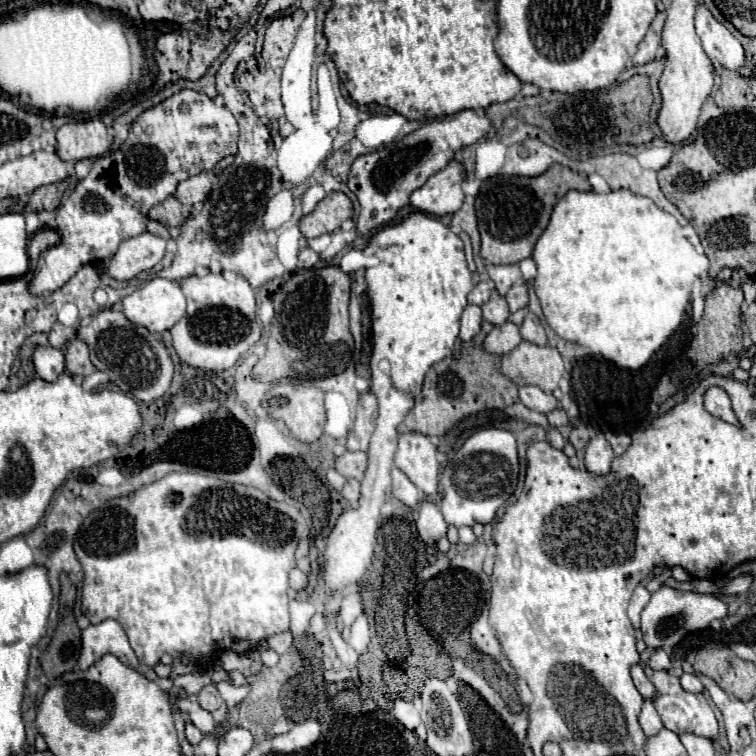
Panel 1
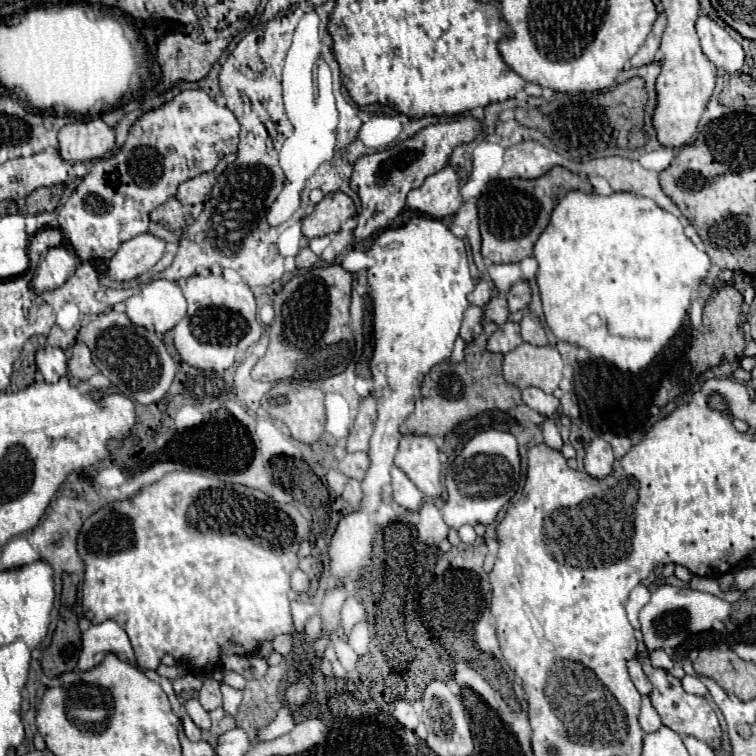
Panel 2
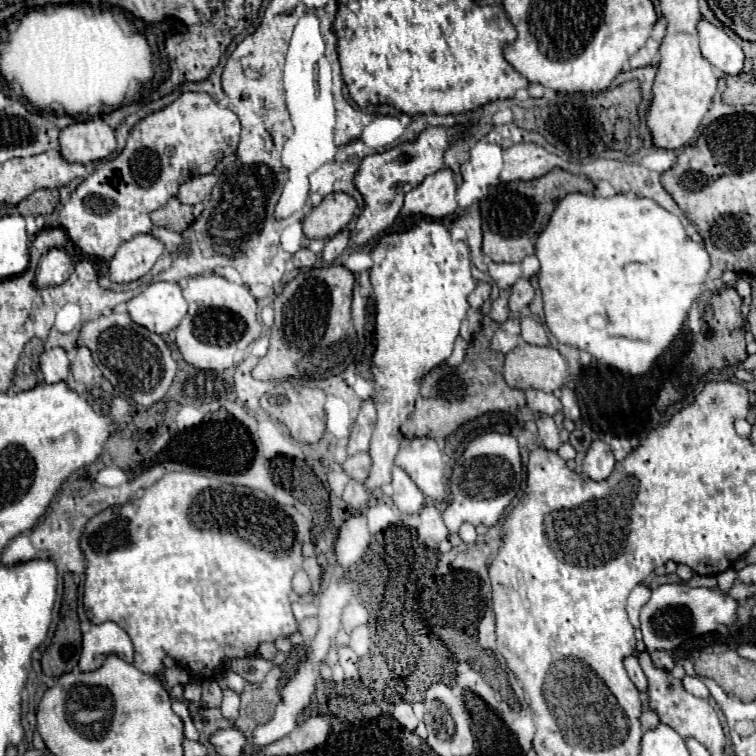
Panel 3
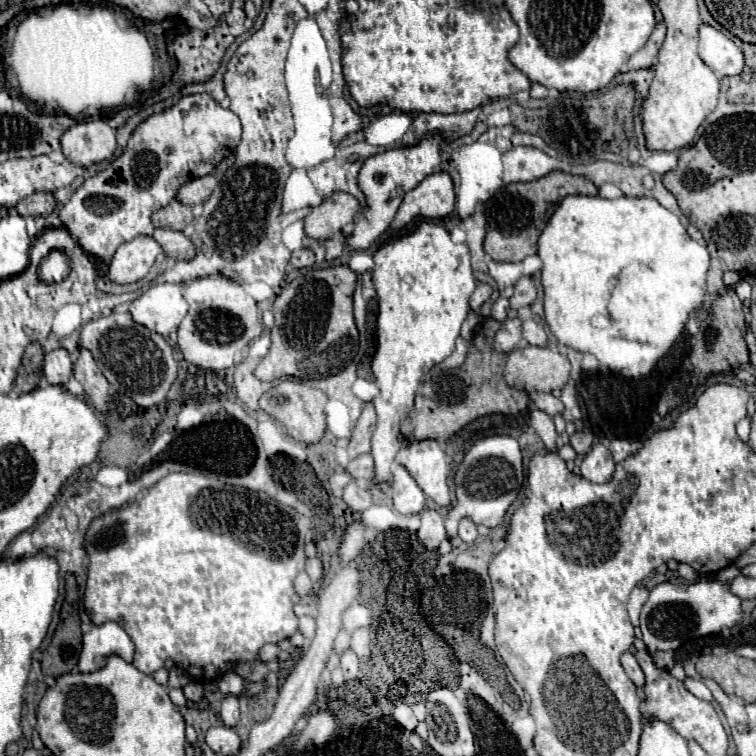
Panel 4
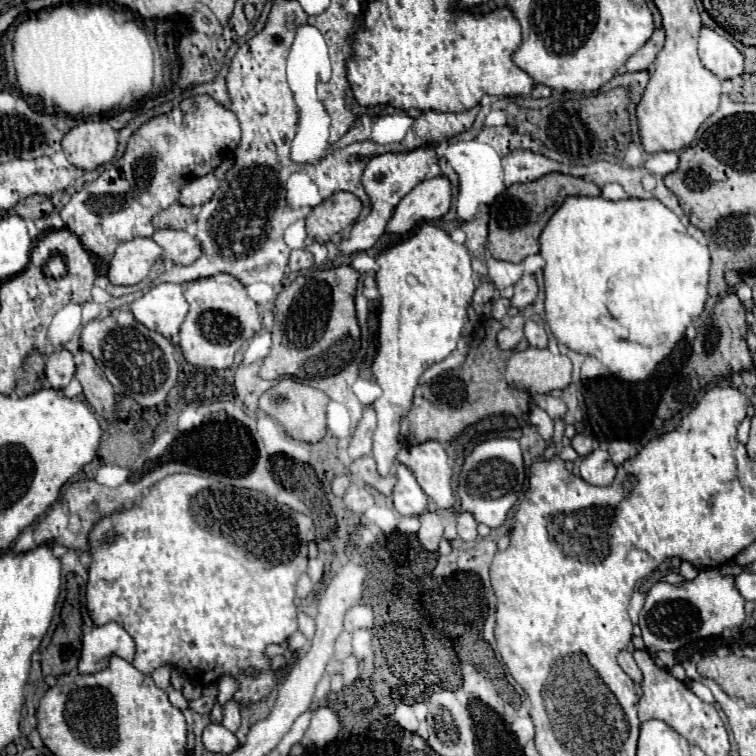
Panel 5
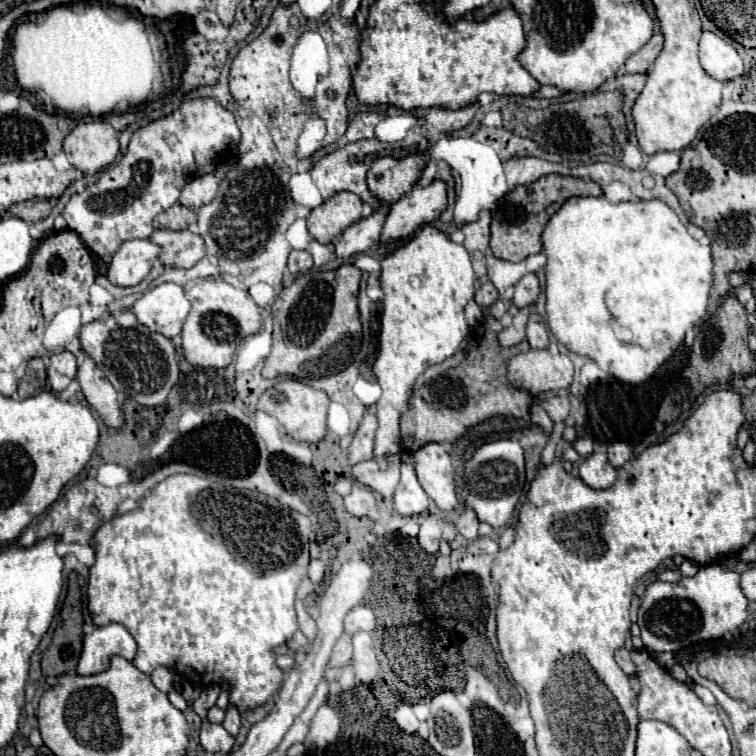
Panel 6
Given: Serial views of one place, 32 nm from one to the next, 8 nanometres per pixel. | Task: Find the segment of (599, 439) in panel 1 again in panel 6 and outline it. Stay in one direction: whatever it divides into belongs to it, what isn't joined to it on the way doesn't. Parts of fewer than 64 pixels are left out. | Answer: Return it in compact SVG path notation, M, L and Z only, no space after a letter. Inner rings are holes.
M594 452L594 454L590 454L588 458L582 460L580 478L592 488L610 488L616 482L616 468L608 462L608 454L606 452Z

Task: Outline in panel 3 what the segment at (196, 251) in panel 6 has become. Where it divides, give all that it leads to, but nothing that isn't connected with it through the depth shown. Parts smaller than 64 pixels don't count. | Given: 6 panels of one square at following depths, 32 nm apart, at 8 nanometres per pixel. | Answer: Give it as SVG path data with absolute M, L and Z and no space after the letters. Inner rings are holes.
M152 226L152 236L162 240L166 244L166 248L184 248L184 236L178 232L172 232L168 228L160 228L160 226Z

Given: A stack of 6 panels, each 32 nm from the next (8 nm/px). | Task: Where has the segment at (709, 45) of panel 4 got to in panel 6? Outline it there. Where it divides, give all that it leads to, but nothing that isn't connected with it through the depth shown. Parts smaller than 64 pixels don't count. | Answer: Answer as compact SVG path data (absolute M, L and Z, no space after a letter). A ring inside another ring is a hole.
M702 32L700 38L700 64L716 80L732 80L742 76L742 58L736 48L714 32Z

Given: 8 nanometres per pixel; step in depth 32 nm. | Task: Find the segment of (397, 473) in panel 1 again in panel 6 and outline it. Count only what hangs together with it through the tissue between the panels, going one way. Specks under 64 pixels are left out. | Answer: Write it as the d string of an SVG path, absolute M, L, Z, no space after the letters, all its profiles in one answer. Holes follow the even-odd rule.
M402 464L400 466L400 482L394 492L394 508L402 516L414 516L414 514L428 510L428 506L430 506L428 494L418 484L414 468L410 464Z

